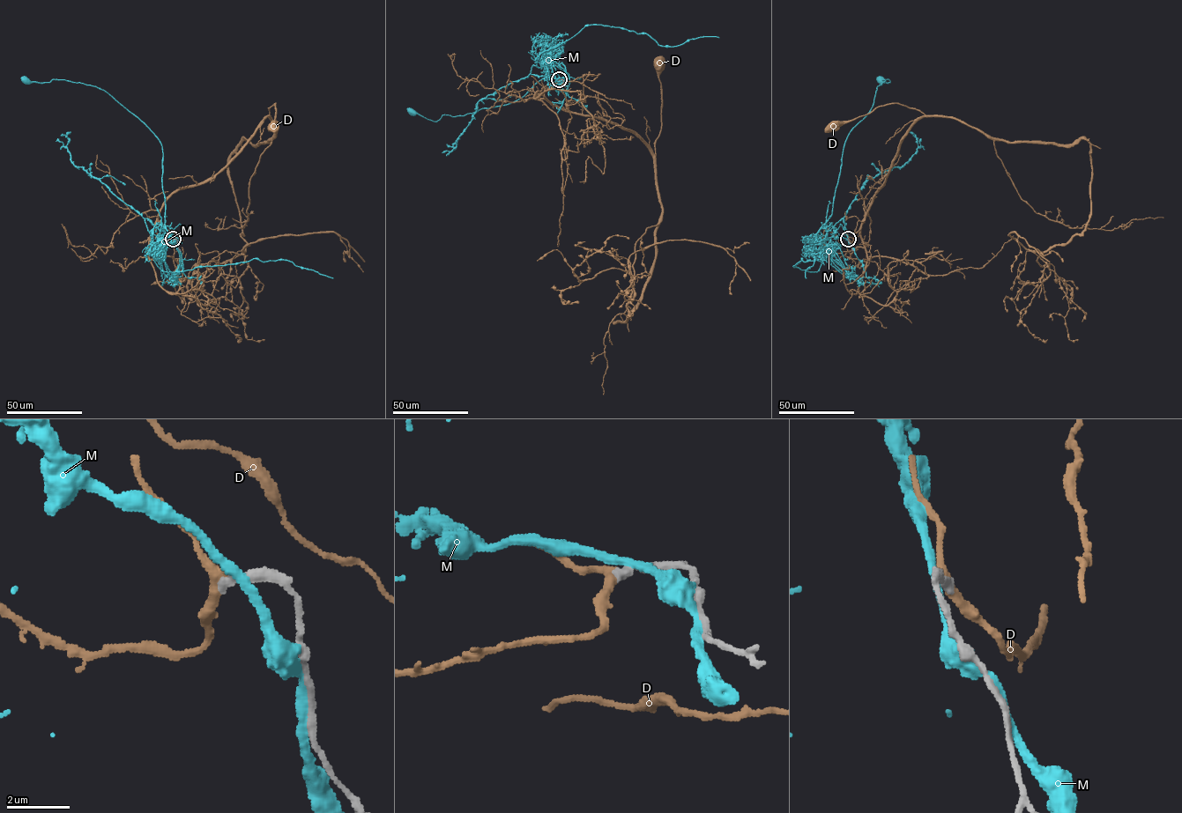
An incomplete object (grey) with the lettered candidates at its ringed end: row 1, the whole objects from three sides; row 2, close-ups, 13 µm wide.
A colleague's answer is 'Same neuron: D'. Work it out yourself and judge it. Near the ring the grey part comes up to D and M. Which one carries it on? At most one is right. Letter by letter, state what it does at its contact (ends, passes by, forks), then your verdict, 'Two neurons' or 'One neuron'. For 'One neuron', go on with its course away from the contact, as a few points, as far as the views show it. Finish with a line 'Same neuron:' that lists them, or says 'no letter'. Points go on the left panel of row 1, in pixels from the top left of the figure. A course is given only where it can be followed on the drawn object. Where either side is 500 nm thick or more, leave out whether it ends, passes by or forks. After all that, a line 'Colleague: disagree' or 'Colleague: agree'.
D: It passes by. One neuron
M: It passes by. Two neurons
Same neuron: D
Colleague: agree

